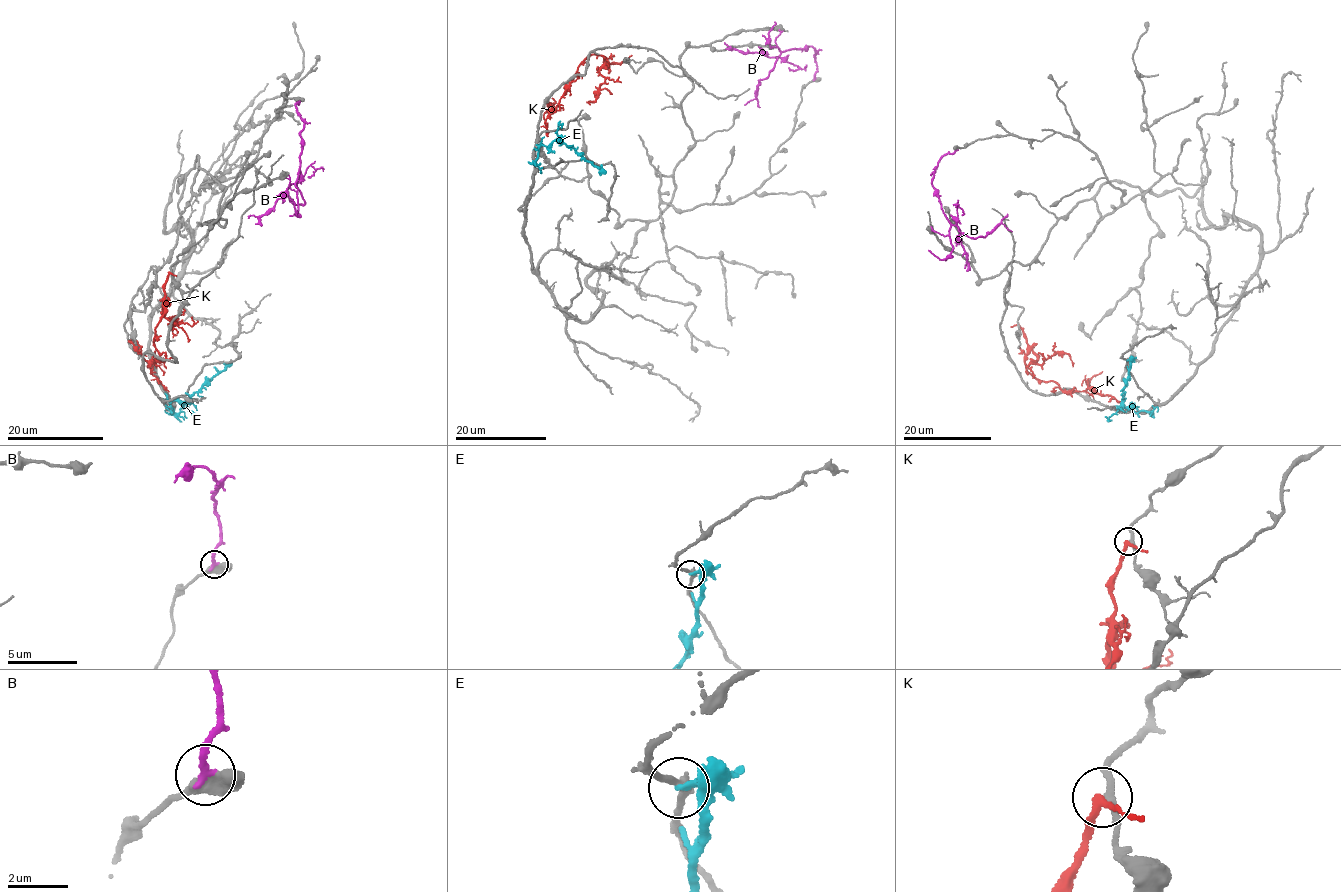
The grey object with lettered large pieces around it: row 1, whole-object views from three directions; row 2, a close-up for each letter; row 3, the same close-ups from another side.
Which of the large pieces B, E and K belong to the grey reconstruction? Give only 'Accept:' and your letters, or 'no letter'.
Accept: no letter

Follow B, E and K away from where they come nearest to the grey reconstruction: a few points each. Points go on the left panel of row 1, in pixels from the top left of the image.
B: (298, 102), (296, 106), (304, 127), (297, 184), (303, 205), (293, 203), (286, 192), (282, 203)
E: (225, 363), (223, 370), (184, 401), (171, 401), (171, 408), (177, 414), (183, 412), (187, 417)
K: (170, 272), (164, 287), (163, 317), (158, 323), (153, 343), (160, 356), (151, 363), (151, 373), (168, 391)

